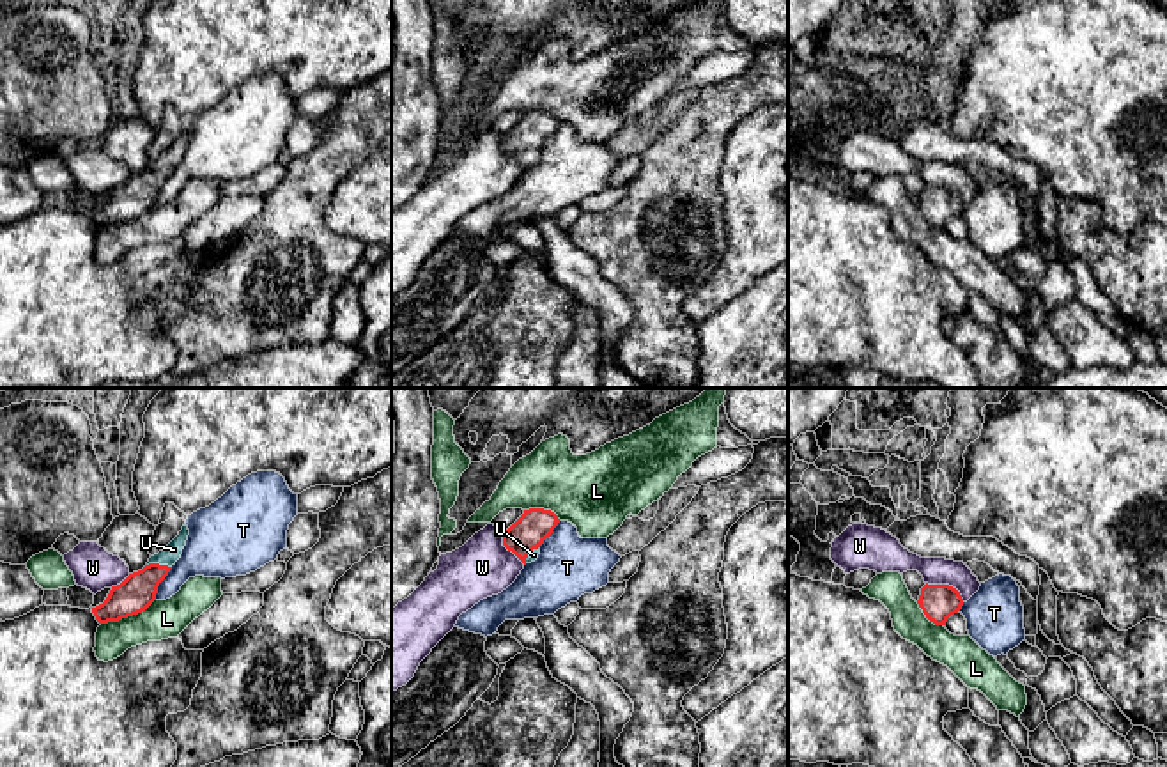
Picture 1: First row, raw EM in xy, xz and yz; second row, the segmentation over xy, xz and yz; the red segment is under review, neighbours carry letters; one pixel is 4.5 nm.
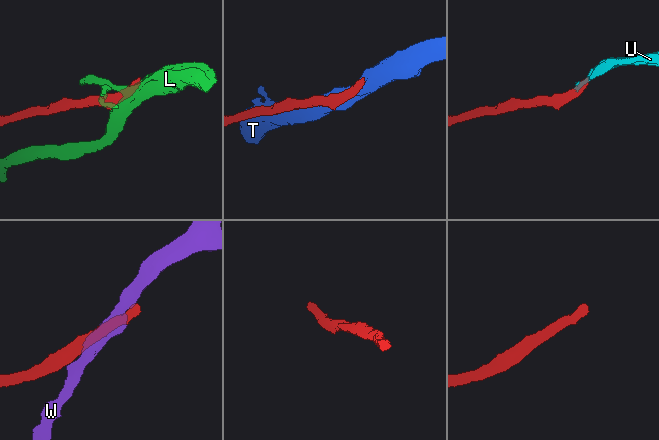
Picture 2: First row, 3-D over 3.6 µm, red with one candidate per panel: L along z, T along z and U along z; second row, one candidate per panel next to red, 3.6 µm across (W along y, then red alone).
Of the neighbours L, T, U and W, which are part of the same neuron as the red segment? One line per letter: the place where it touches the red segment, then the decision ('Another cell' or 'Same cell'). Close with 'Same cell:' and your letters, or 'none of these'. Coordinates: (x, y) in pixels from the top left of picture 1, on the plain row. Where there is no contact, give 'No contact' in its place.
L: Touches red at xy (128, 218). Another cell
T: Touches red at xy (160, 185). Another cell
U: Touches red at xy (158, 167). Same cell
W: Touches red at yz (948, 188). Another cell
Same cell: U

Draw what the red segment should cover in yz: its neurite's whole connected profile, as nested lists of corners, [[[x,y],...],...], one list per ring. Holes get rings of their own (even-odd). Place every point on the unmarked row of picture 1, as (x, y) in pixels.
[[[924,188],[917,204],[919,211],[935,229],[946,229],[947,221],[963,209],[960,195],[949,188]]]

